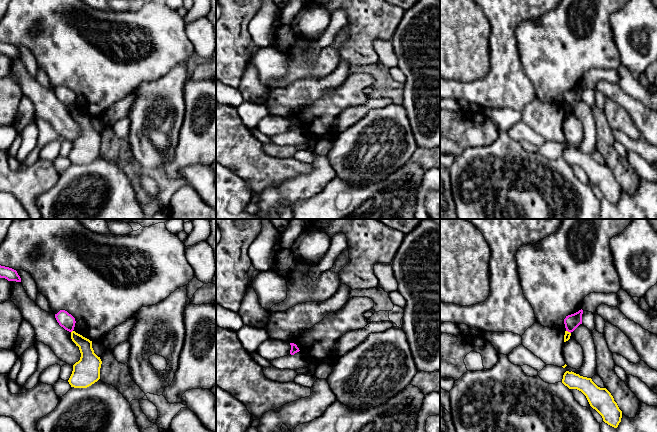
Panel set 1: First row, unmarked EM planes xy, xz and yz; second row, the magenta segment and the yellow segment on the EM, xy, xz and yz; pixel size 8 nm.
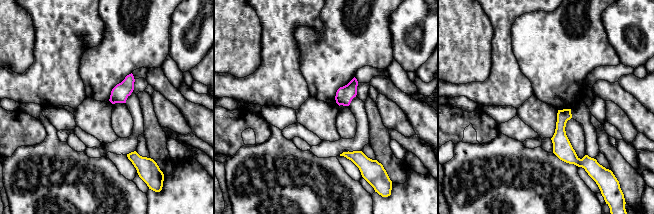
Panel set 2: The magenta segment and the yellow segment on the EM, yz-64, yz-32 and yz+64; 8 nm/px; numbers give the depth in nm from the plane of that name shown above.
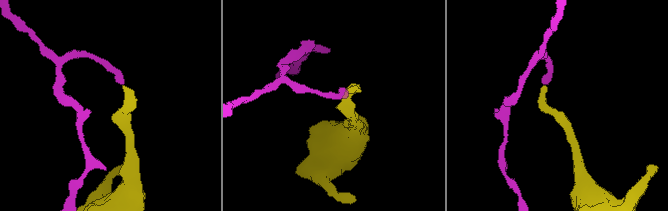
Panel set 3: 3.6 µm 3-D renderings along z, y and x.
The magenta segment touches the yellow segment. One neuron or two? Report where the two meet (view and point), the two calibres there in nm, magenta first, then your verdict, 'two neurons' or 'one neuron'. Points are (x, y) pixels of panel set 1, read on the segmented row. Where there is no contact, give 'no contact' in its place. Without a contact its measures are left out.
yz (568, 331) | 120/50 nm | two neurons

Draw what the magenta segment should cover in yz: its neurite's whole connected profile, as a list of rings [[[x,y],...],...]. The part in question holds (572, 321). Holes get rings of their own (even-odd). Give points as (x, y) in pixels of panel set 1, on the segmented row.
[[[579,310],[578,312],[566,316],[564,319],[564,324],[566,331],[573,332],[580,324],[582,324],[582,314],[583,310]]]

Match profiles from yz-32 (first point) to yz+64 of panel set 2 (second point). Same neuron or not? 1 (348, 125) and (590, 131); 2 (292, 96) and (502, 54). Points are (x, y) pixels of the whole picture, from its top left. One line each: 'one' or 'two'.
1: two
2: one

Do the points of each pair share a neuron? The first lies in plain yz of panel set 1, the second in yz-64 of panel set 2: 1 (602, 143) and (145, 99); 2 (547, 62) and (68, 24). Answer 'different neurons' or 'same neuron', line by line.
1: same neuron
2: different neurons

